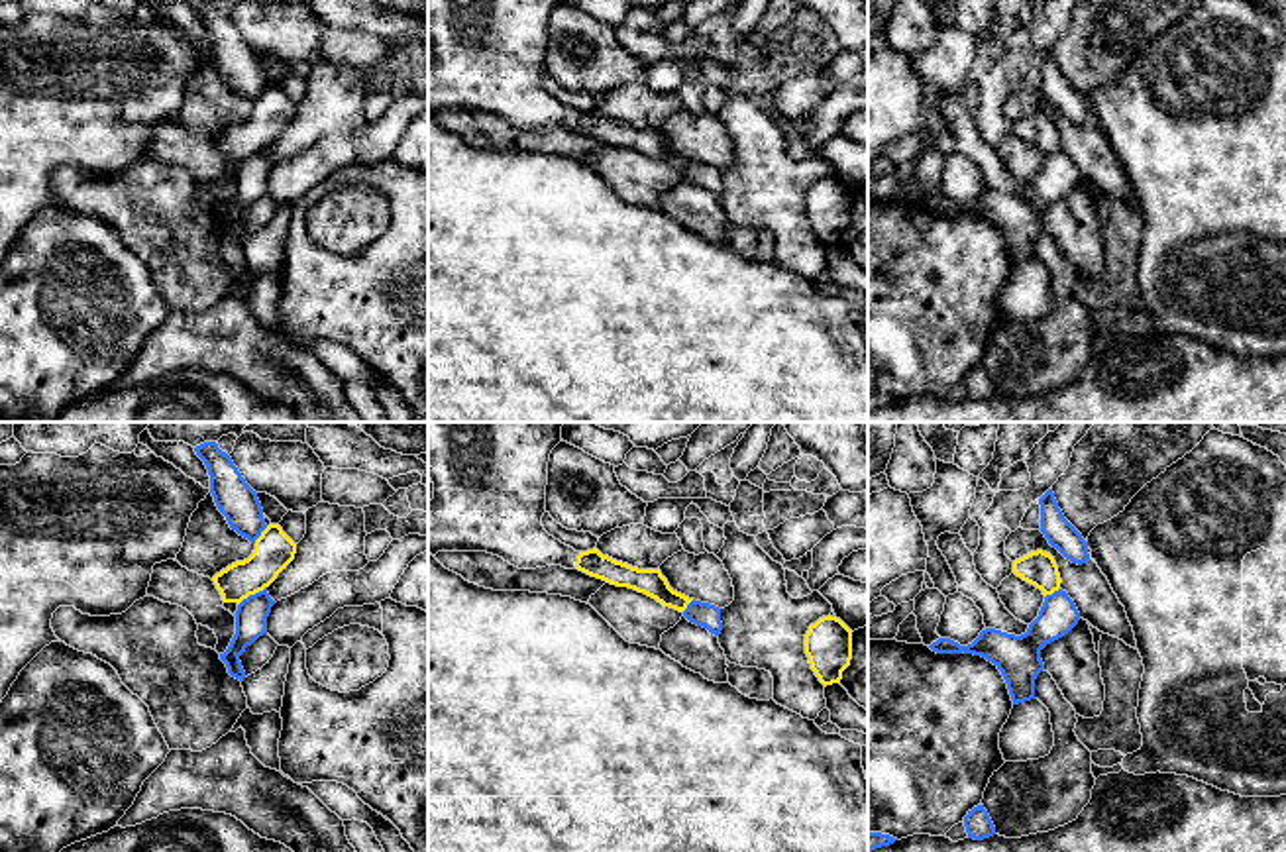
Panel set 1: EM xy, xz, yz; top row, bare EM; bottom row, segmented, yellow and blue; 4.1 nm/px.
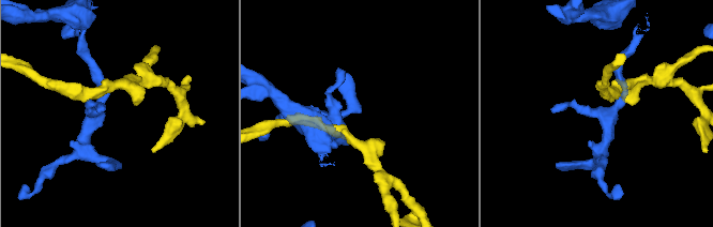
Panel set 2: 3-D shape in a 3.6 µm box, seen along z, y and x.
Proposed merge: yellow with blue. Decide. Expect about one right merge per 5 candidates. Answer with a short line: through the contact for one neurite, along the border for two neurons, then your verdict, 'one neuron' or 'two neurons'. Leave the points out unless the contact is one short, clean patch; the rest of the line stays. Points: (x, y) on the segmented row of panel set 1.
xy (266, 585), (238, 605) | two neurons

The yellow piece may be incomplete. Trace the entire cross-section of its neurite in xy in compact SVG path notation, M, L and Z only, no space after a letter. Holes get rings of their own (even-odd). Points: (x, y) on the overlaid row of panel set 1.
M269 524L255 540L253 554L228 565L212 577L224 603L241 603L269 587L277 575L295 559L296 544L279 524Z

